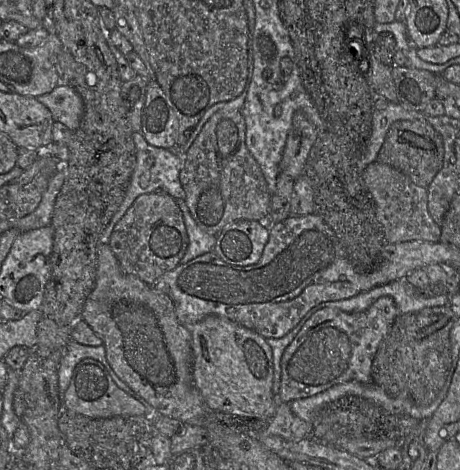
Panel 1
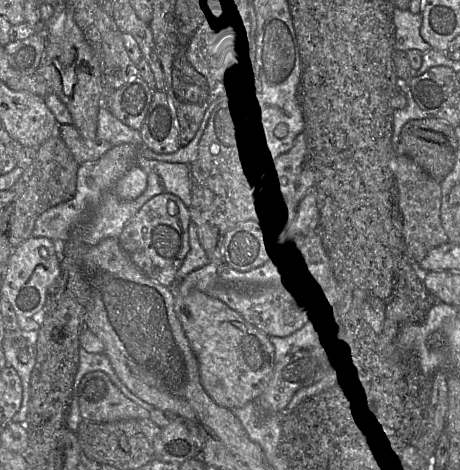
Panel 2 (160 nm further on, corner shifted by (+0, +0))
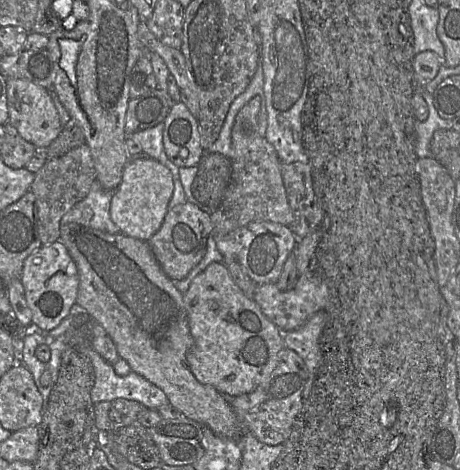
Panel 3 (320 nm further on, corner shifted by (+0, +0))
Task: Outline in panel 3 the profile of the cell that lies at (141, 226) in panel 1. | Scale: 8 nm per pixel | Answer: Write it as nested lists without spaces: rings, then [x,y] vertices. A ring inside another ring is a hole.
[[[186,201],[168,209],[159,230],[147,242],[166,275],[176,281],[185,278],[201,261],[211,234],[213,224],[210,214]]]

